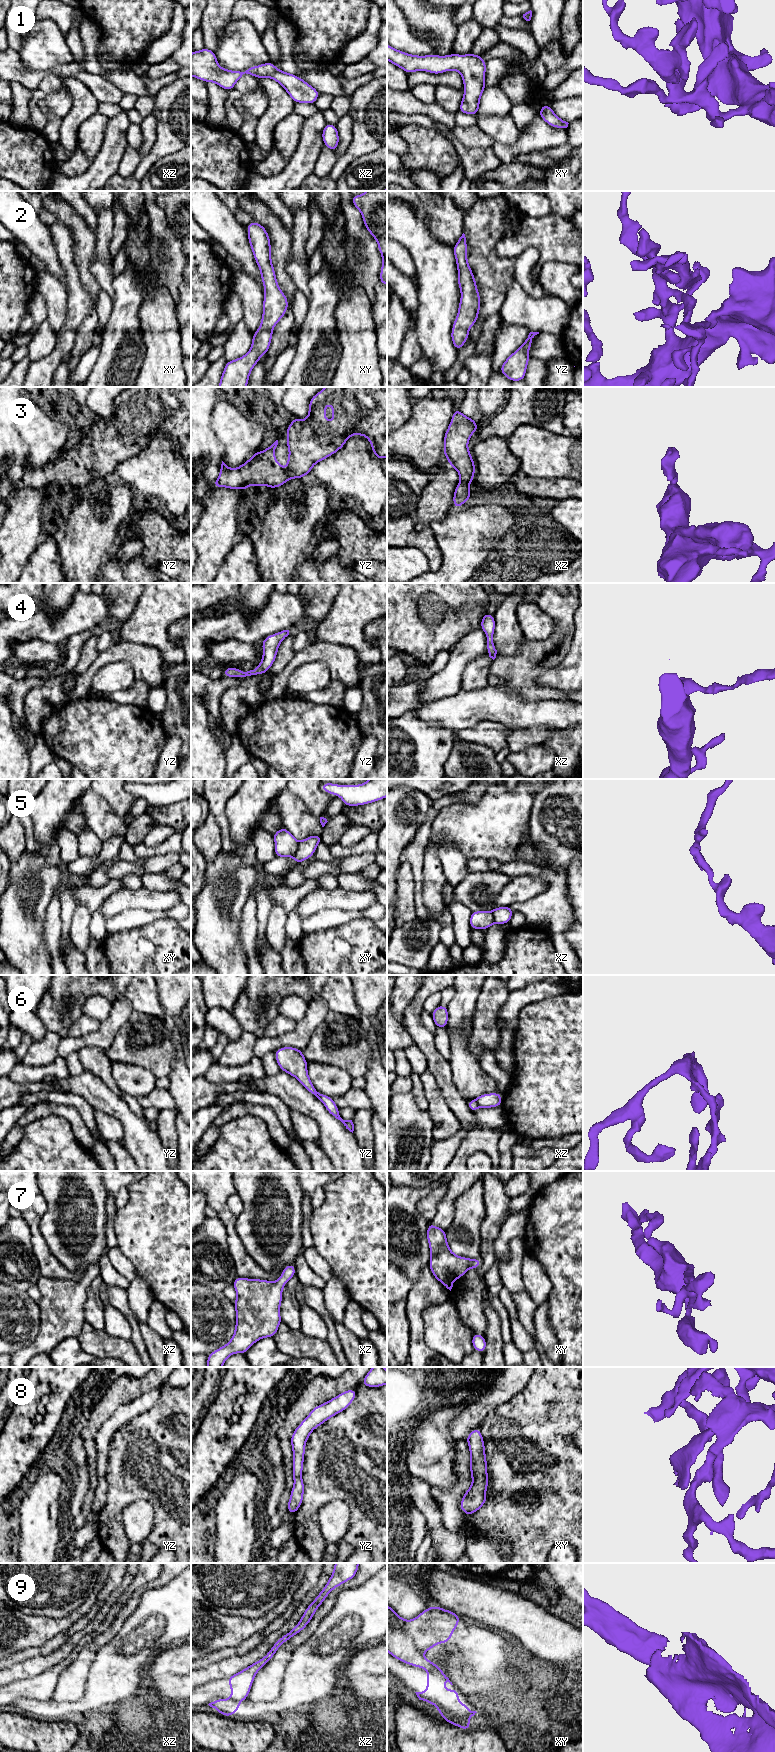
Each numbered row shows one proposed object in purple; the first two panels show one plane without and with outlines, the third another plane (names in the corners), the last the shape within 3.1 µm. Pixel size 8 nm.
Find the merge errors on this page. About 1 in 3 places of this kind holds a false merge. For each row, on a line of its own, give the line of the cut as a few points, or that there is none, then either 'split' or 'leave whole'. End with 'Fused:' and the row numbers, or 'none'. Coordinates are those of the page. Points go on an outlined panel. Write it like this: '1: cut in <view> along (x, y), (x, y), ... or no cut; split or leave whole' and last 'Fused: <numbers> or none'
1: no cut; leave whole
2: no cut; leave whole
3: no cut; leave whole
4: no cut; leave whole
5: cut in xy along (298, 842), (298, 847), (293, 856); split
6: cut in xz along (474, 1100), (479, 1106); split
7: no cut; leave whole
8: no cut; leave whole
9: cut in xy along (435, 1665), (427, 1670); split
Fused: 5, 6, 9

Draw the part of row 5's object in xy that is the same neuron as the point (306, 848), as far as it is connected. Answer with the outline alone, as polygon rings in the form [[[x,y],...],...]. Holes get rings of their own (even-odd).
[[[311,835],[308,838],[298,842],[298,848],[293,858],[297,864],[309,859],[314,855],[317,845],[322,842],[320,835]]]

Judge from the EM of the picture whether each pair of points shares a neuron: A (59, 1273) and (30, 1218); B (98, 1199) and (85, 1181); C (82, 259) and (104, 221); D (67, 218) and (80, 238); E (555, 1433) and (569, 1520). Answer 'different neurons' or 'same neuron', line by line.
A: same neuron
B: same neuron
C: different neurons
D: same neuron
E: same neuron

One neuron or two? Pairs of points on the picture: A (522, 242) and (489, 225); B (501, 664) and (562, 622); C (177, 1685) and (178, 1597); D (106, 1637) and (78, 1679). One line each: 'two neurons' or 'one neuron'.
A: two neurons
B: one neuron
C: two neurons
D: one neuron

